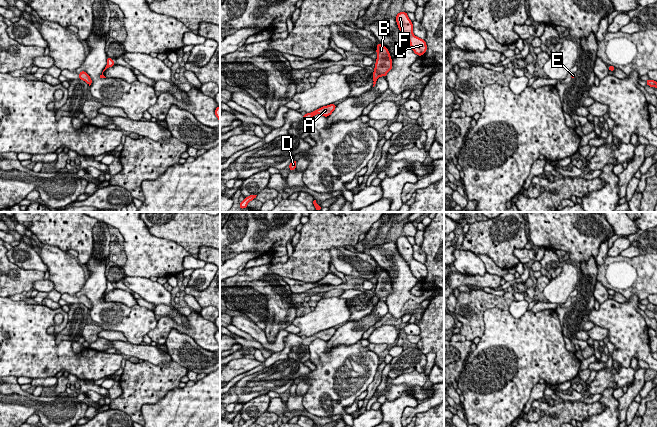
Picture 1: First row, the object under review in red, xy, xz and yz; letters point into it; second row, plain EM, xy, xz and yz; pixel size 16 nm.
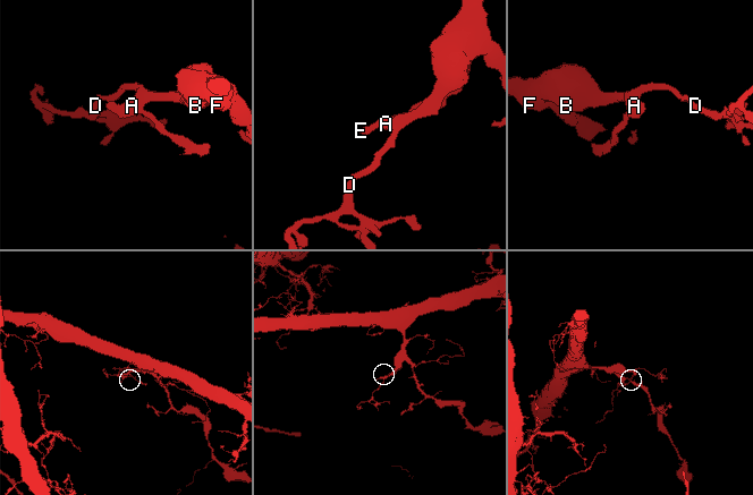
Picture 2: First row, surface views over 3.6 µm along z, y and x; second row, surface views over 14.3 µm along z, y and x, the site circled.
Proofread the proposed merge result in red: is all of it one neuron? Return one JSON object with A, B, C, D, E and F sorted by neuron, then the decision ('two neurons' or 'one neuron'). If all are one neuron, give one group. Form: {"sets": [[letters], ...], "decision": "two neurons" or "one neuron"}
{"sets": [["A", "B", "C", "D", "E", "F"]], "decision": "one neuron"}

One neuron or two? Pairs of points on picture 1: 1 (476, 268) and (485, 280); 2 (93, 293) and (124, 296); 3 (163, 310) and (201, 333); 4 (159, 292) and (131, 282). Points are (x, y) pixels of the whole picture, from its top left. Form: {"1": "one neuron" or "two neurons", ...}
{"1": "two neurons", "2": "two neurons", "3": "two neurons", "4": "one neuron"}

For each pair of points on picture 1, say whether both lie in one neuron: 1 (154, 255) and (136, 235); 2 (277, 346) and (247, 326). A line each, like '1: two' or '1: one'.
1: one
2: one

